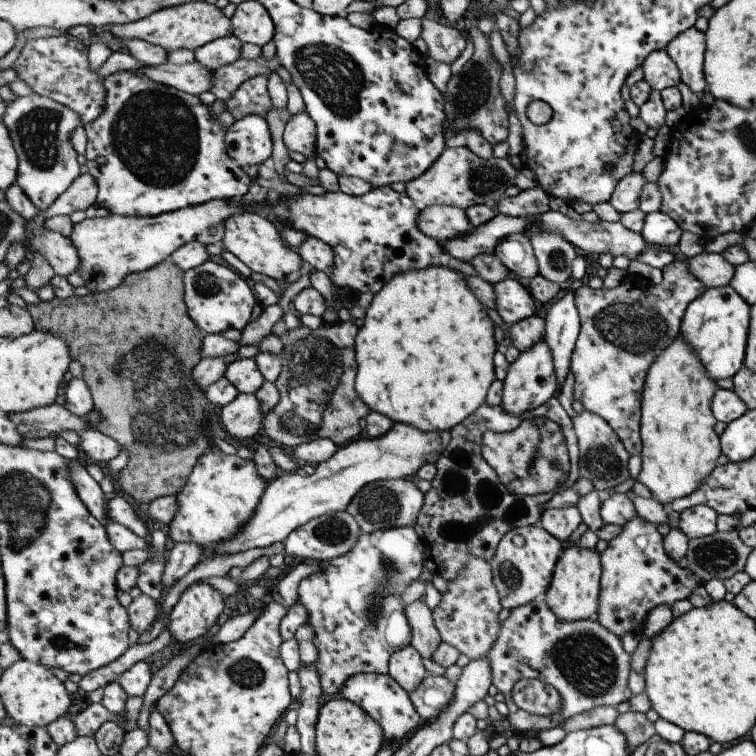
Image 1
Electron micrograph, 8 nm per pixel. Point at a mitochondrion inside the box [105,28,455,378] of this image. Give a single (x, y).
(154, 134)

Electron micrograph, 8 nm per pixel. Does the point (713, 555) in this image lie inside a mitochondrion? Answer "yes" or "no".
yes

